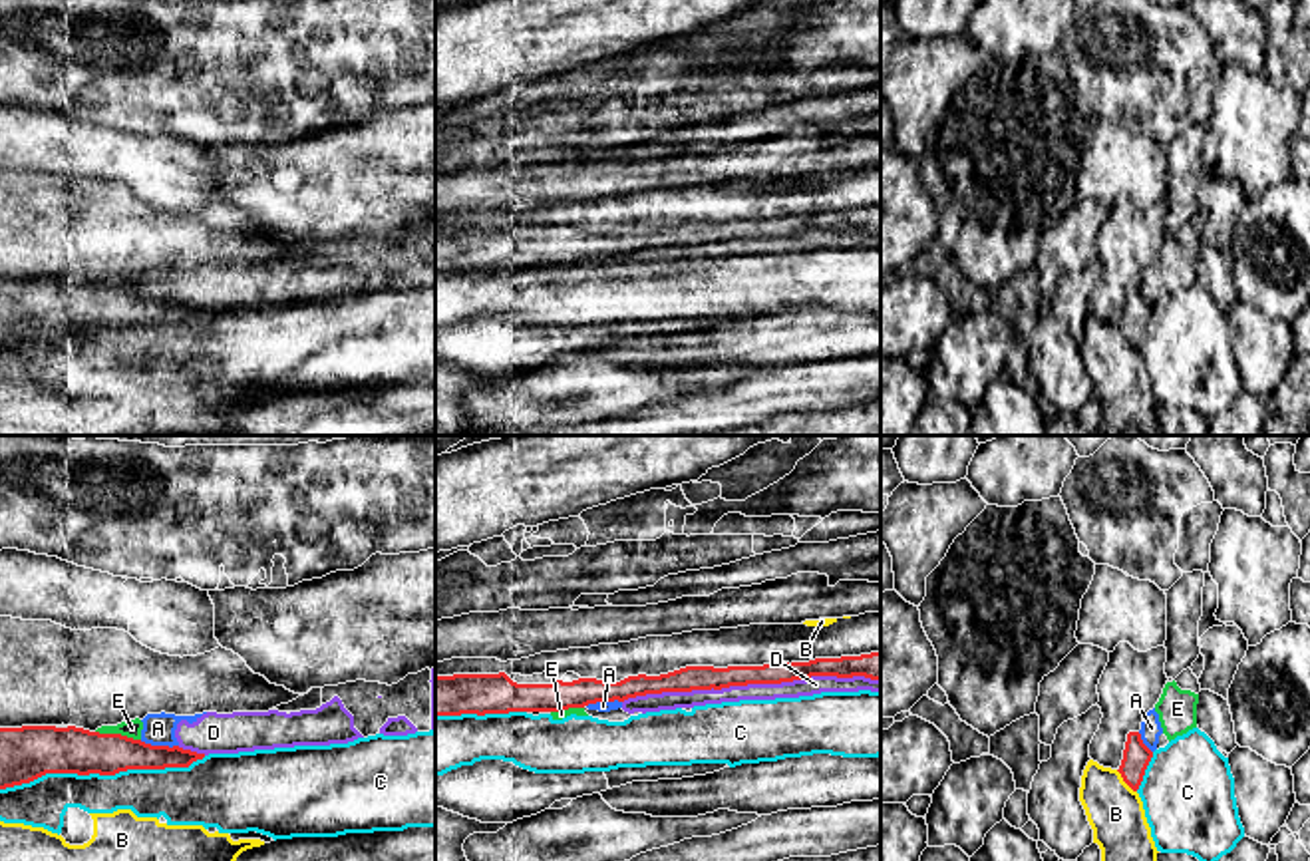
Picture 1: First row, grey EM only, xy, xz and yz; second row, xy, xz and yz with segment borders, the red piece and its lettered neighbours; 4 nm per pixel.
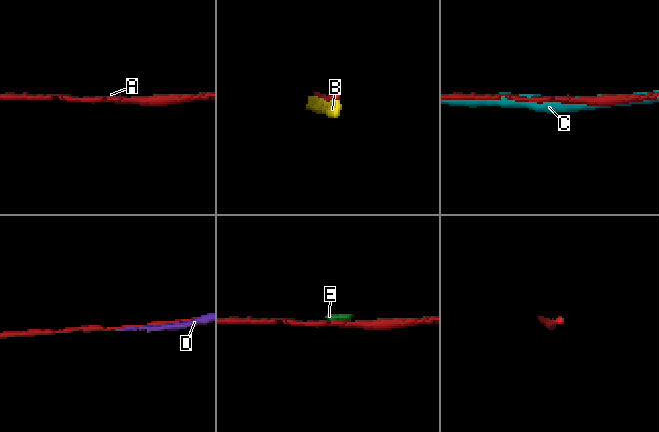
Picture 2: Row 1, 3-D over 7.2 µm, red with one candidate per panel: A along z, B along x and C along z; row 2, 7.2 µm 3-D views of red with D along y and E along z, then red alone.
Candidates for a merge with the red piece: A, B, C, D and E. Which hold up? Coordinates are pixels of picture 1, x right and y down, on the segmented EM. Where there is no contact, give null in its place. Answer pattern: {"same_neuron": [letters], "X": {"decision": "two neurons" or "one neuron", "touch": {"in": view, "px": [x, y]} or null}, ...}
{"same_neuron": [], "A": {"decision": "two neurons", "touch": {"in": "xy", "px": [160, 746]}}, "B": {"decision": "two neurons", "touch": {"in": "yz", "px": [1126, 782]}}, "C": {"decision": "two neurons", "touch": {"in": "xy", "px": [102, 774]}}, "D": {"decision": "two neurons", "touch": {"in": "xz", "px": [750, 683]}}, "E": {"decision": "two neurons", "touch": {"in": "xy", "px": [118, 734]}}}

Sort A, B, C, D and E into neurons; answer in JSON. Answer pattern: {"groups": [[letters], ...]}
{"groups": [["A", "D", "E"], ["B"], ["C"]]}

